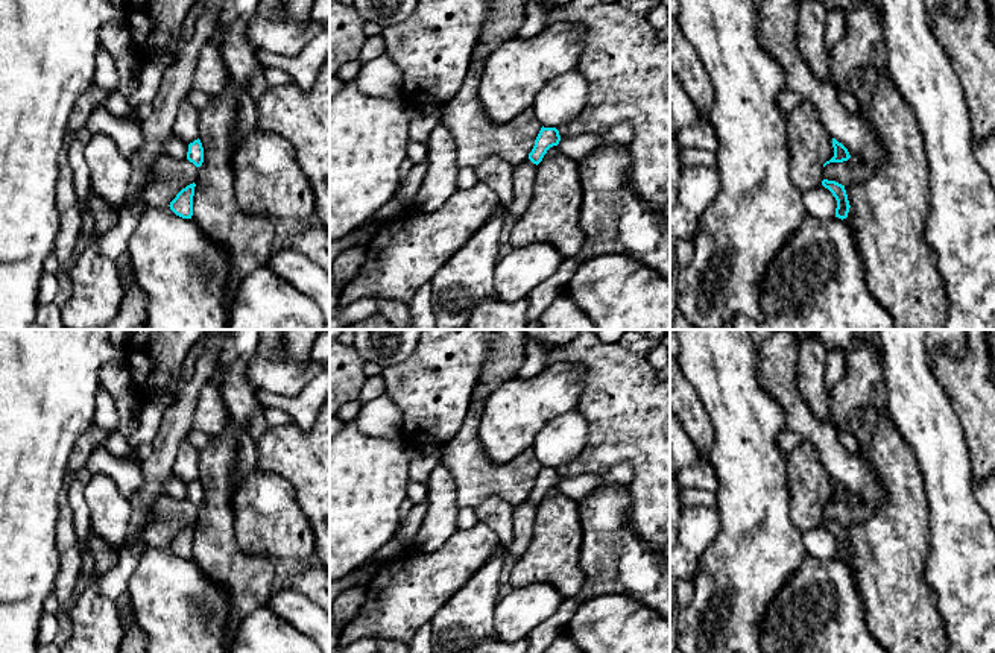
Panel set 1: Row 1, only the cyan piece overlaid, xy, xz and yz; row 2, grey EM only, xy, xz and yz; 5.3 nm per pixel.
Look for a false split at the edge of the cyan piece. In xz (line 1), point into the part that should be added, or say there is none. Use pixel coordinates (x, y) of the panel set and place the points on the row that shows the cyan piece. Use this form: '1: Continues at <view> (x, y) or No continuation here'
1: No continuation here

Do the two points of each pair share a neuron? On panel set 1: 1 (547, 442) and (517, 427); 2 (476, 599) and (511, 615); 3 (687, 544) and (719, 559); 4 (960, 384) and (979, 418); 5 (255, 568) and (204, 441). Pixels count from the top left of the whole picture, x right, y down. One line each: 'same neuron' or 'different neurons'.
1: different neurons
2: different neurons
3: different neurons
4: same neuron
5: different neurons

